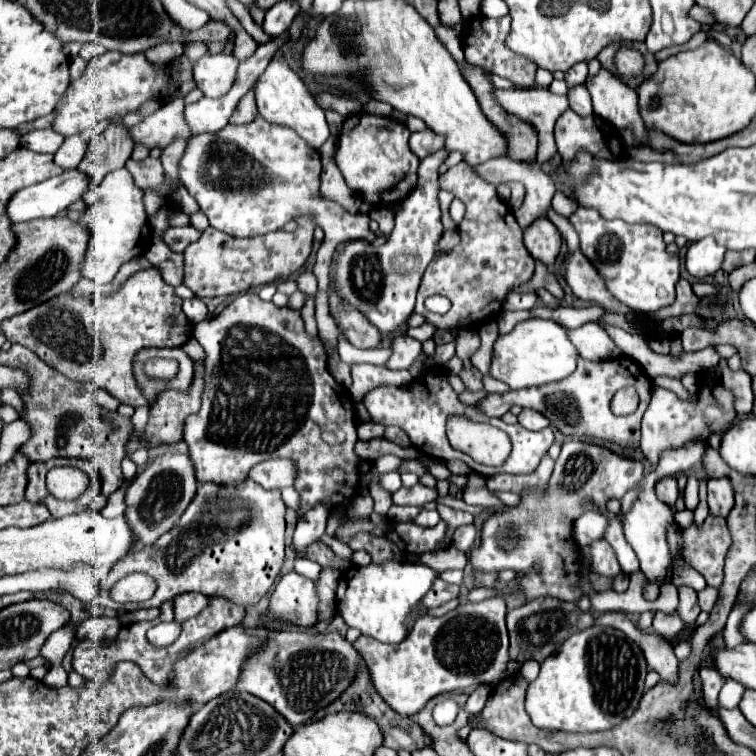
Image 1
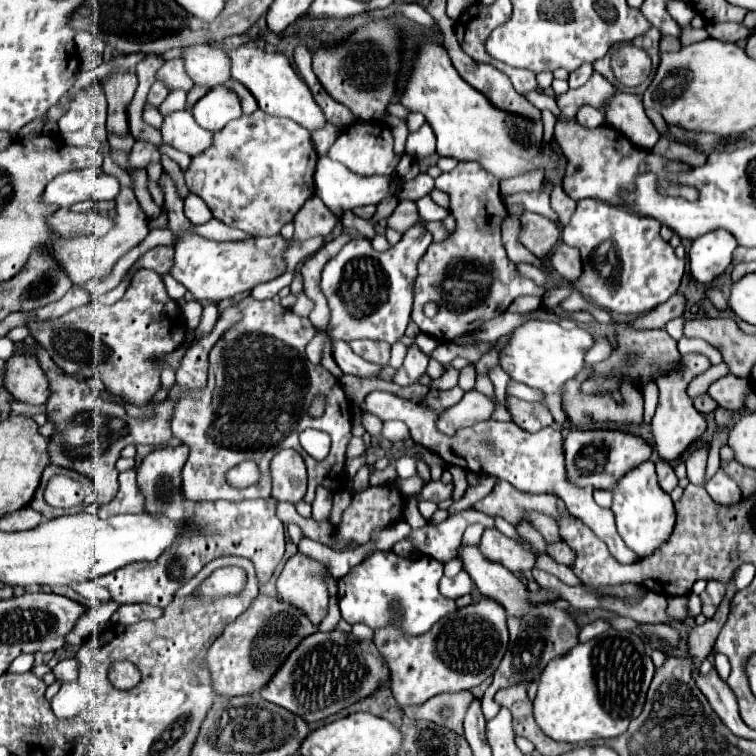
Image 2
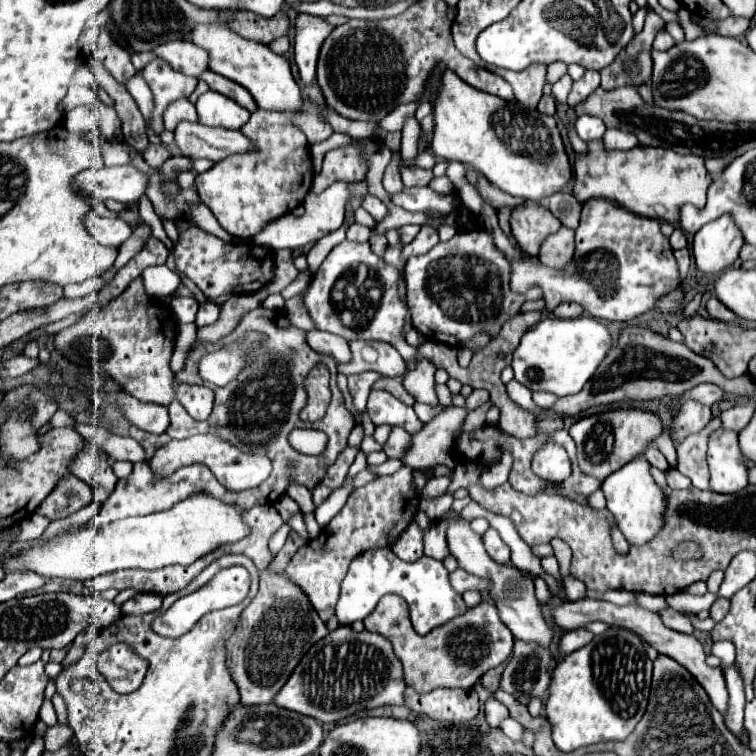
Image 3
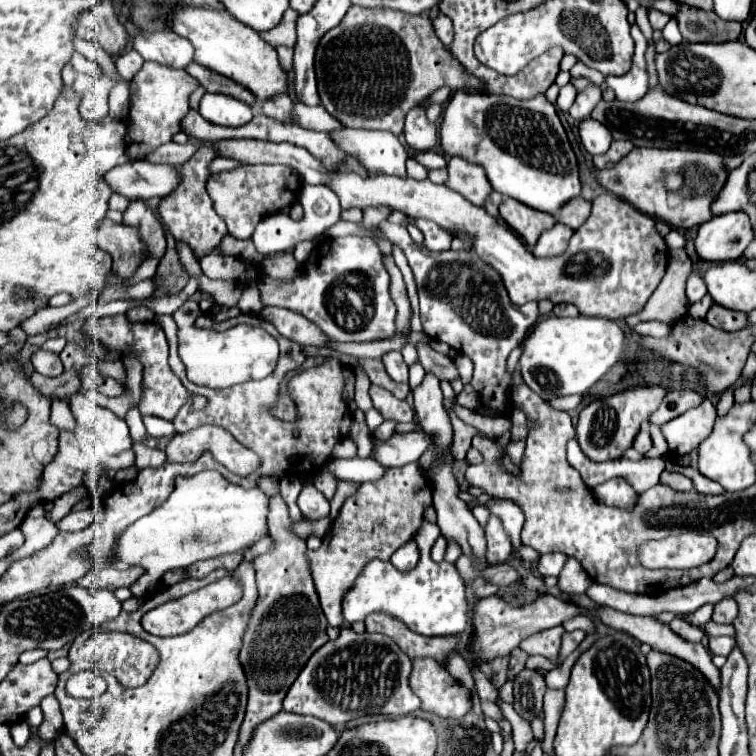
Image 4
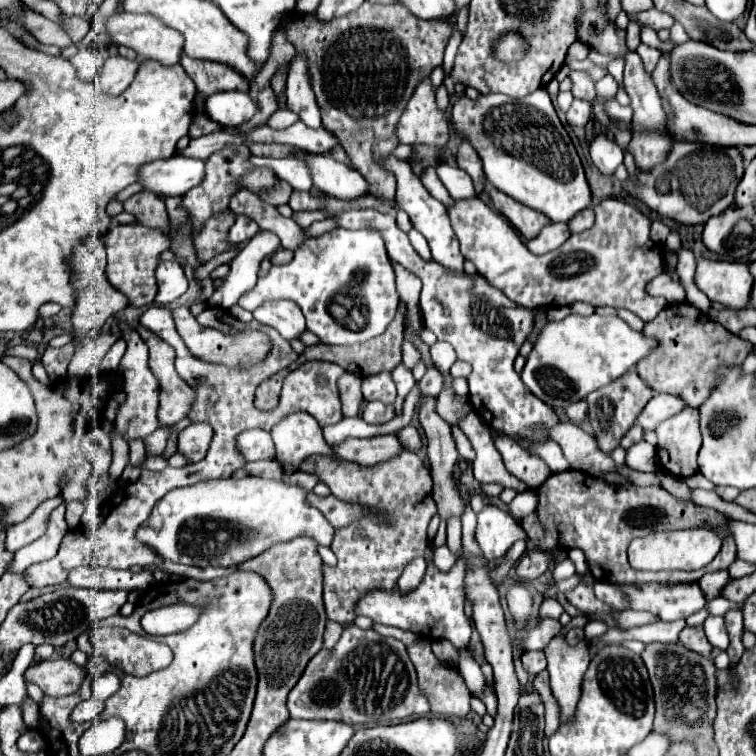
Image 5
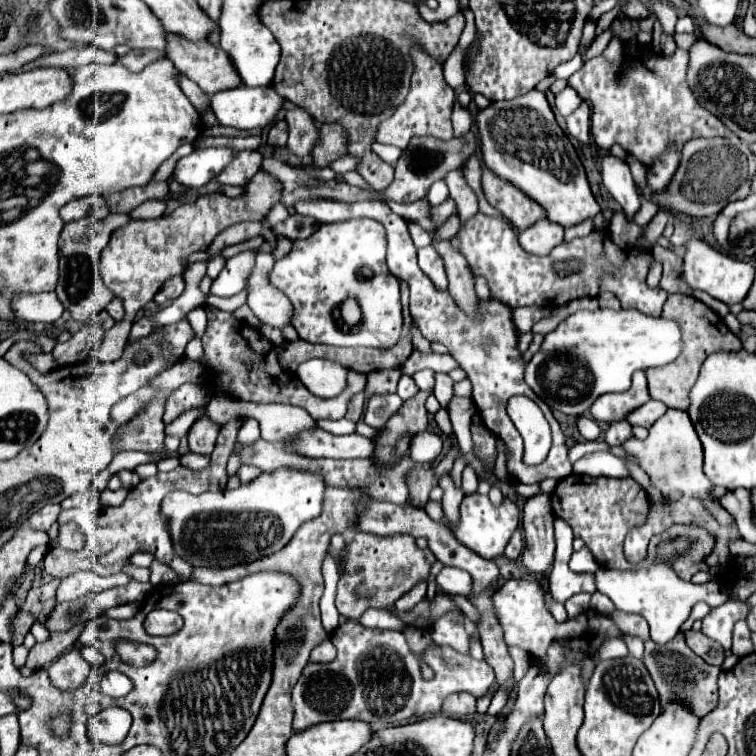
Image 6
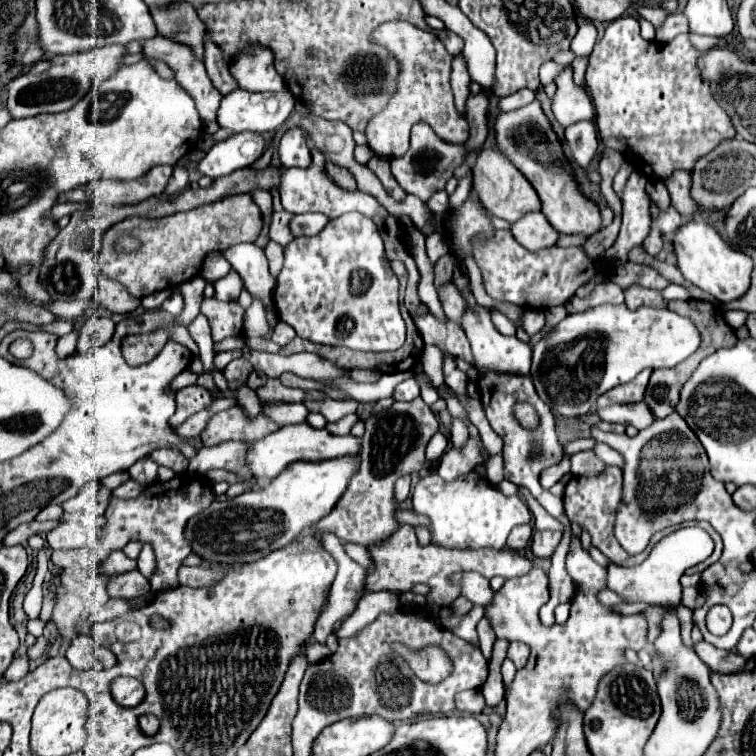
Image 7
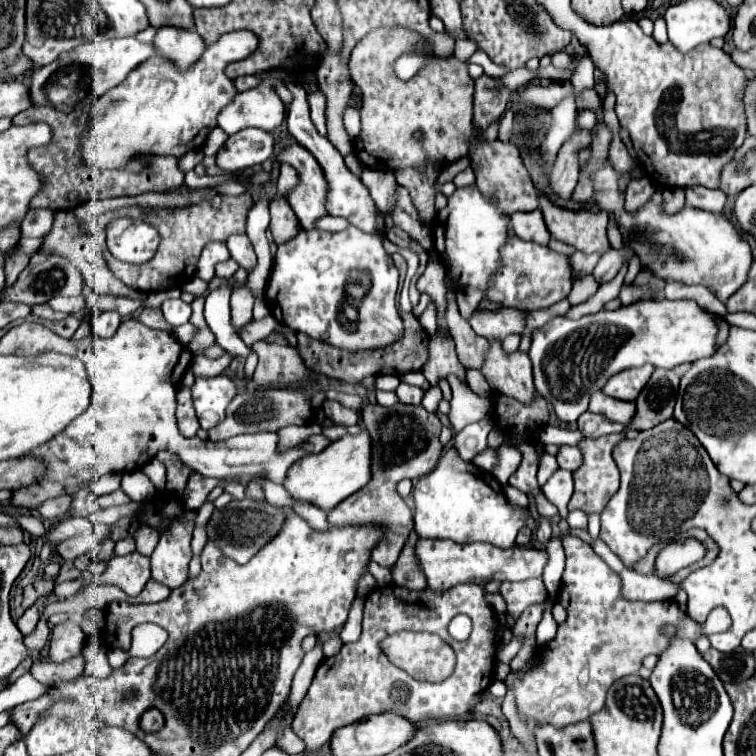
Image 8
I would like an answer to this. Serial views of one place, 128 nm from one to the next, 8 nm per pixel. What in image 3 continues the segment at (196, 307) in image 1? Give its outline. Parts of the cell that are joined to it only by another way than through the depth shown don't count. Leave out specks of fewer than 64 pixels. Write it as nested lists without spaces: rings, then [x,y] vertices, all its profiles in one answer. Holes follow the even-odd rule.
[[[202,302],[198,308],[194,324],[196,326],[208,326],[208,324],[216,322],[218,316],[220,316],[220,306],[216,306],[214,302]]]

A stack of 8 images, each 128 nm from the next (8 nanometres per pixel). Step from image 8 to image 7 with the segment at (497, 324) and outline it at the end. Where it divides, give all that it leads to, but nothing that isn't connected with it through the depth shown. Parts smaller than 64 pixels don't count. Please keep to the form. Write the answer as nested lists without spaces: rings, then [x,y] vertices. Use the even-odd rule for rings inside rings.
[[[444,282],[442,286],[438,286],[438,298],[440,298],[440,304],[444,308],[444,314],[454,320],[454,322],[460,322],[462,318],[462,312],[466,310],[466,304],[460,296],[460,292],[454,288],[452,282]],[[526,310],[524,318],[522,318],[522,326],[530,336],[534,336],[544,326],[544,314],[538,312],[538,310]]]

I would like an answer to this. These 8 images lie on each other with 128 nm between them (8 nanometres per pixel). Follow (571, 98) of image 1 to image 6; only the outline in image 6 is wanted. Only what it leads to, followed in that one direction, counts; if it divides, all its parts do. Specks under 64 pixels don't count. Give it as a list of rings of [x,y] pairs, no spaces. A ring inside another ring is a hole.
[[[608,152],[600,158],[600,166],[606,190],[616,198],[616,202],[622,204],[628,220],[632,220],[632,216],[640,210],[640,198],[636,194],[636,186],[628,164],[622,158],[616,158]]]

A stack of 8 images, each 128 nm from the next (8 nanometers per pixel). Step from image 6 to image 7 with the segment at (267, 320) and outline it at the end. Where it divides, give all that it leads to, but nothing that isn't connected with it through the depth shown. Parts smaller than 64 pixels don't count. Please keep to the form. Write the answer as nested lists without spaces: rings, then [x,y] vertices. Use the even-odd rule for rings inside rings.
[[[236,244],[224,252],[226,260],[244,280],[244,288],[248,294],[264,304],[264,308],[274,306],[274,288],[276,280],[268,270],[268,260],[262,248],[256,244]]]

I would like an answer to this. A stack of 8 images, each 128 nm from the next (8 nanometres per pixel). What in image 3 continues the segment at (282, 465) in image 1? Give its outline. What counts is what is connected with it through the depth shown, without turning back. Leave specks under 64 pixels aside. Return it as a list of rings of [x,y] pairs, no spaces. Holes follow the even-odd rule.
[[[290,482],[288,484],[288,488],[286,488],[286,492],[284,492],[286,496],[290,496],[298,506],[300,506],[300,510],[306,514],[306,512],[314,512],[314,502],[312,502],[312,494],[310,494],[310,490],[308,488],[304,488],[302,484],[298,484],[298,482]]]

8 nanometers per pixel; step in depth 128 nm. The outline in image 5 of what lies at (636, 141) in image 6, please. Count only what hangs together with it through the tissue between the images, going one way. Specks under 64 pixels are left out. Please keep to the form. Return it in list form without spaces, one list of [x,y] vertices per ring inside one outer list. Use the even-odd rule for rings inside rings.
[[[572,70],[570,72],[570,78],[574,82],[574,86],[572,86],[574,98],[582,98],[582,100],[590,100],[590,102],[596,98],[597,94],[596,90],[594,90],[594,82],[588,78],[588,74]]]

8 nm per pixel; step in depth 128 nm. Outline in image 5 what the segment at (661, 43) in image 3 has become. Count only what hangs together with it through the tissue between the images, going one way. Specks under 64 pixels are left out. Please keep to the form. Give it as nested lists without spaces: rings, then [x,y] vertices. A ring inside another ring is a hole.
[[[652,8],[652,10],[646,10],[646,12],[640,12],[634,16],[640,24],[646,24],[650,28],[654,28],[656,32],[662,30],[662,28],[670,28],[674,24],[674,18],[672,16],[666,16],[664,12]]]

